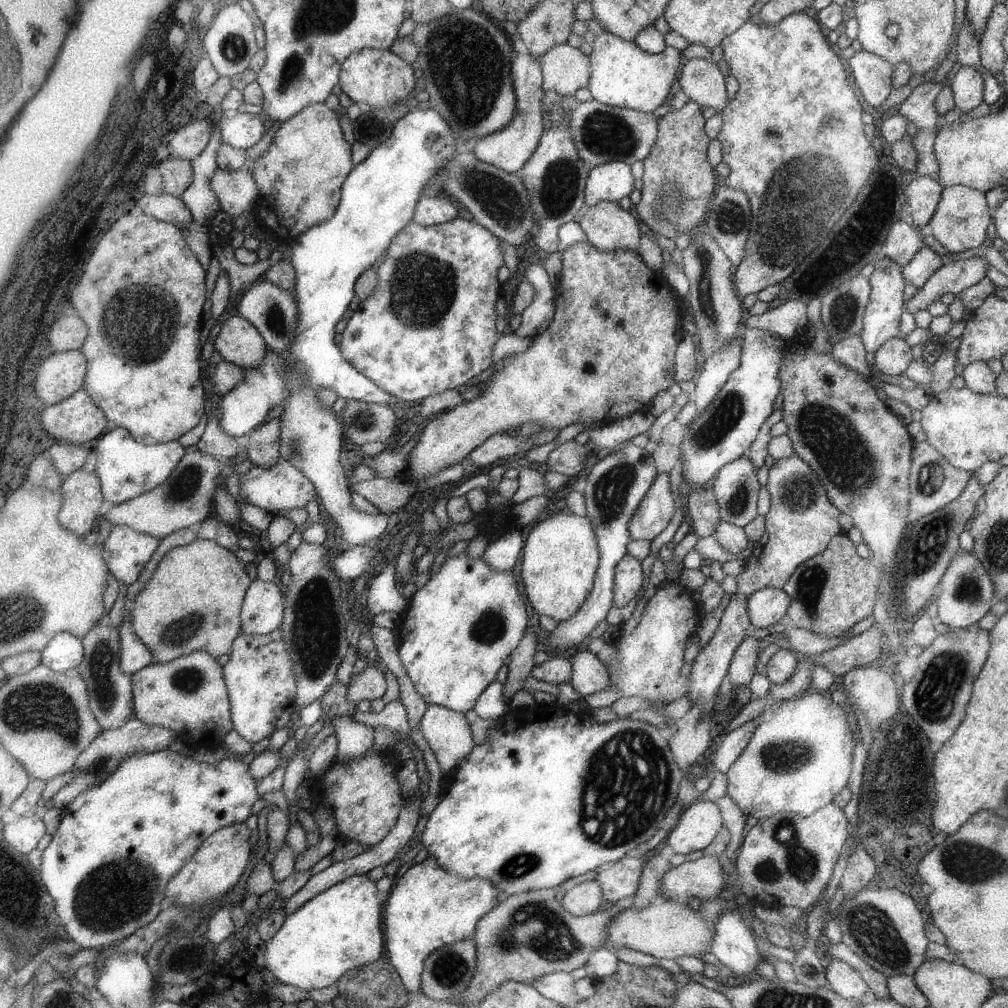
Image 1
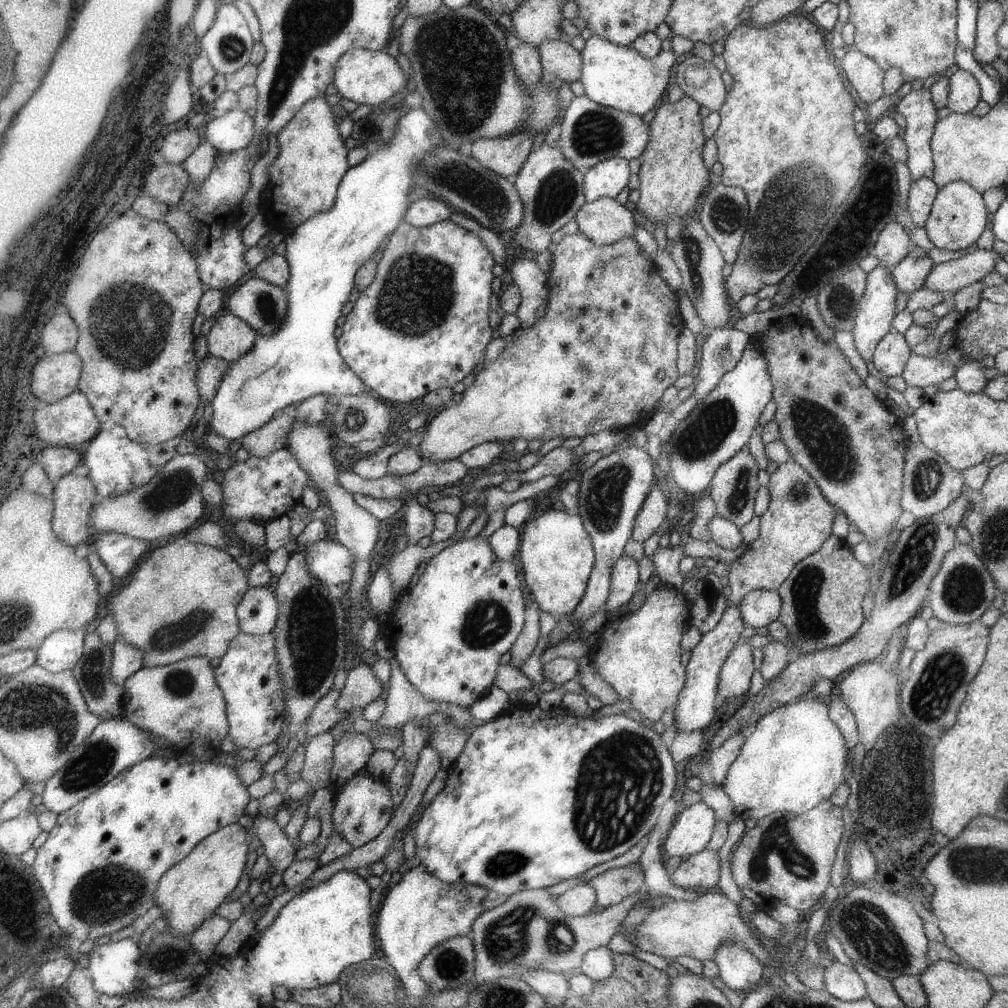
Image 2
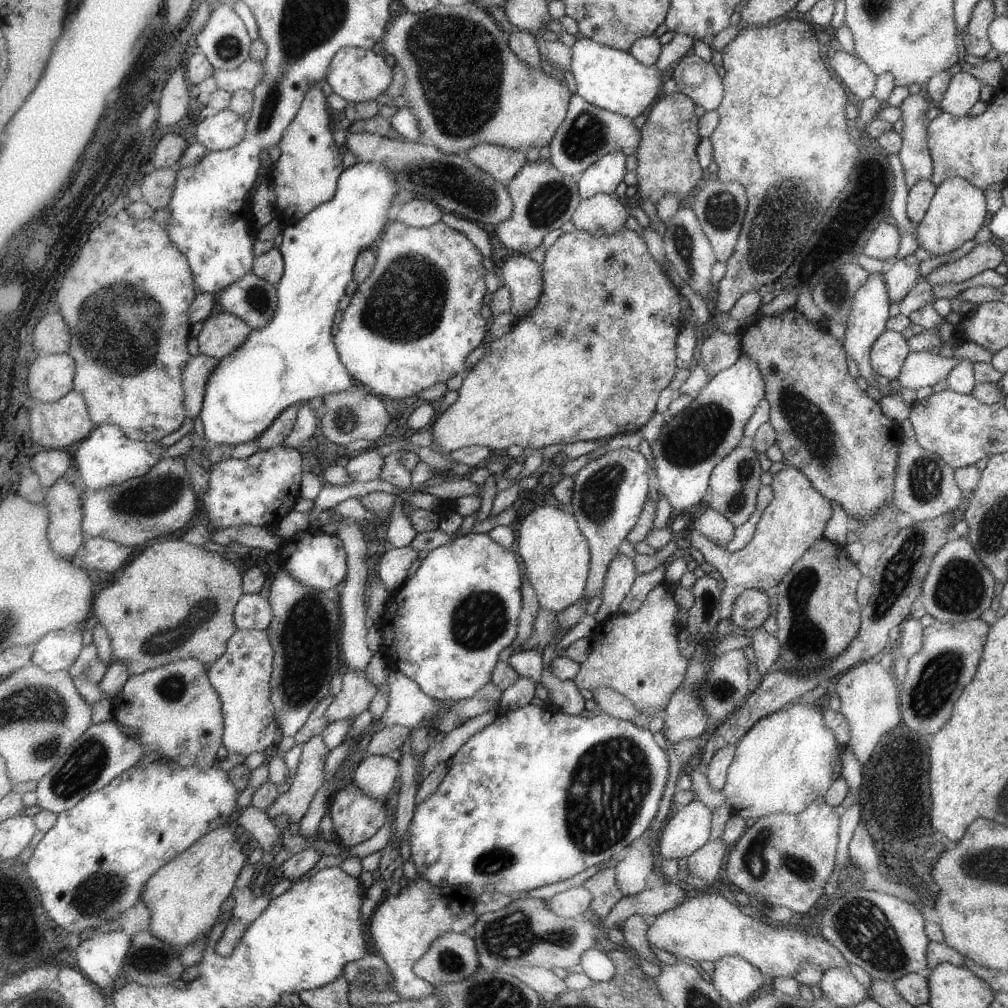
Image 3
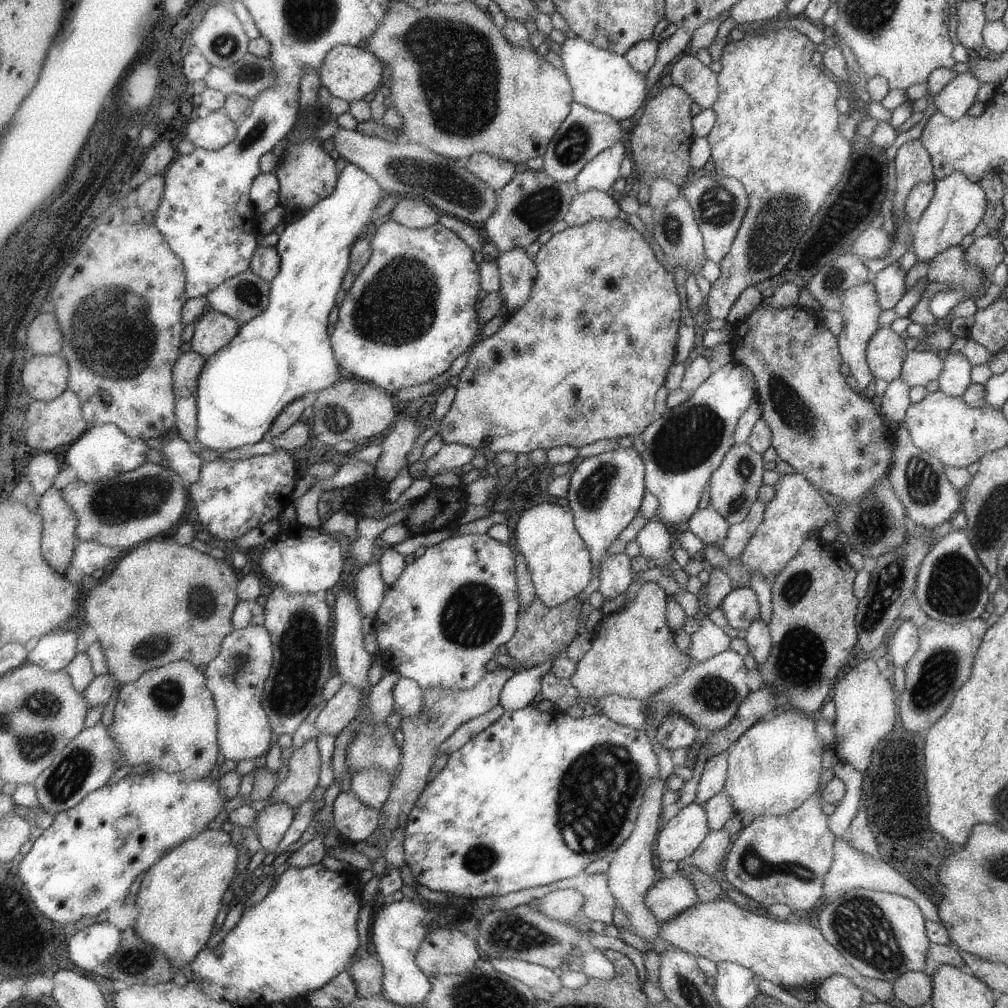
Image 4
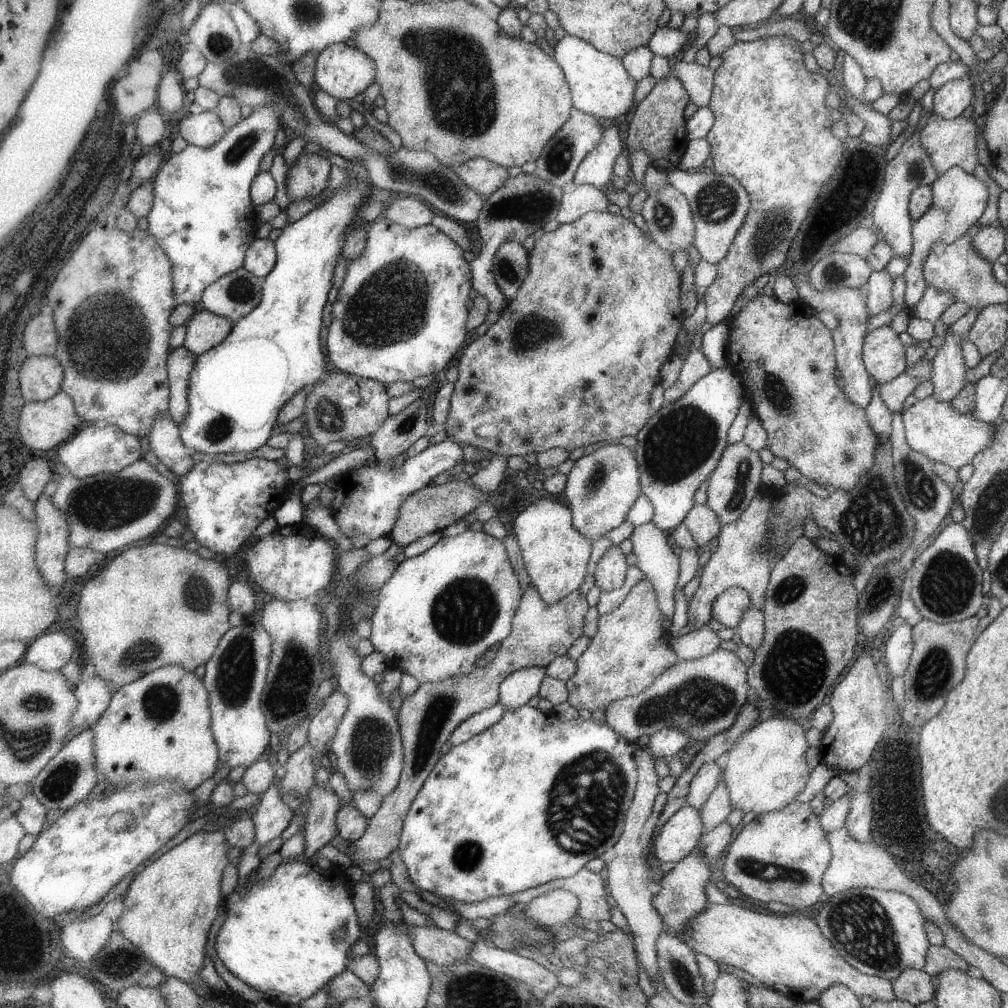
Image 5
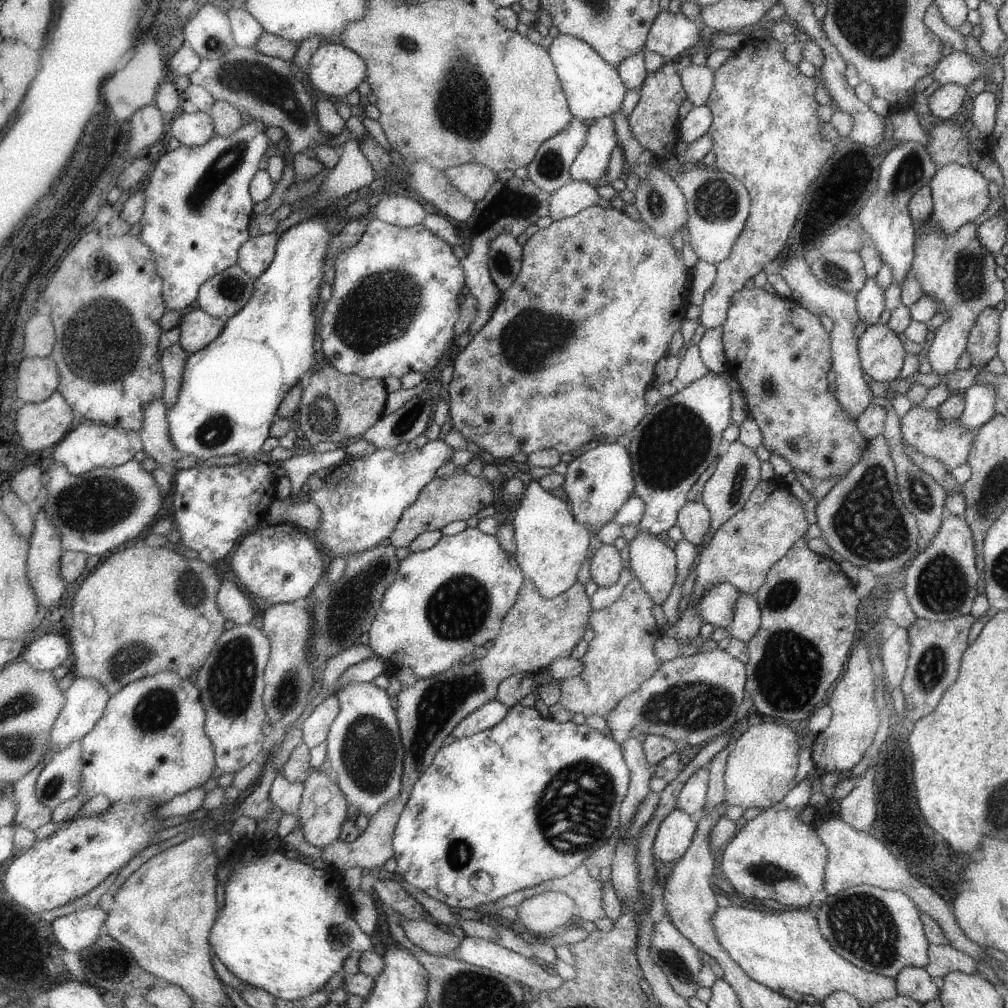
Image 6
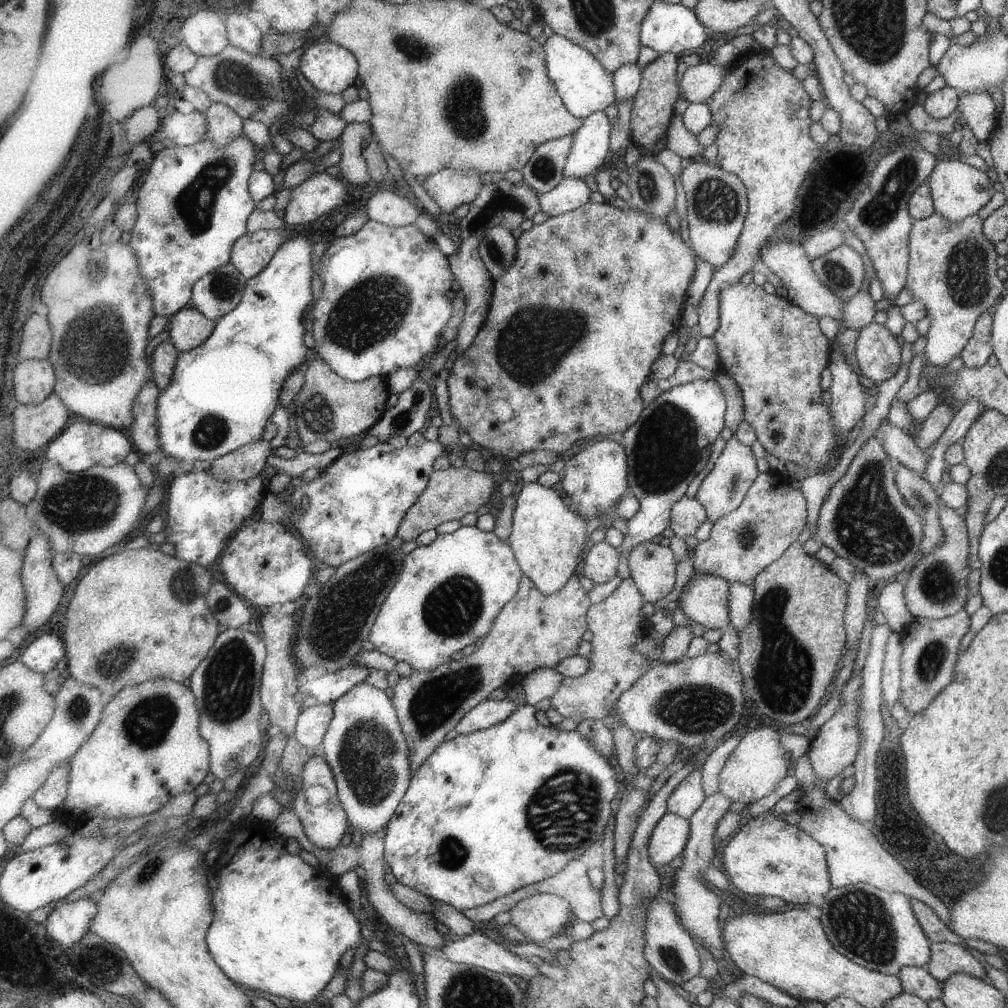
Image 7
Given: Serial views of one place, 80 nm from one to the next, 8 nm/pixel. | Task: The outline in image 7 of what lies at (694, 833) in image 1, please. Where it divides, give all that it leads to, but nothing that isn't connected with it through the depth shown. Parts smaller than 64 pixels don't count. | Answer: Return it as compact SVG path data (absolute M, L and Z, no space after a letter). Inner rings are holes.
M669 812L658 820L646 850L655 867L681 856L690 836L689 826L688 819Z

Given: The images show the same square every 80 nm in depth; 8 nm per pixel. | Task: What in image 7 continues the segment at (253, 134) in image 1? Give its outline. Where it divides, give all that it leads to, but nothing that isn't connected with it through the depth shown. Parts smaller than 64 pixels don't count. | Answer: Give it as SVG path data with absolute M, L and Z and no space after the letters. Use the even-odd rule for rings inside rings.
M170 109L162 120L164 136L175 144L188 147L205 140L209 121L206 113L197 110L183 114Z

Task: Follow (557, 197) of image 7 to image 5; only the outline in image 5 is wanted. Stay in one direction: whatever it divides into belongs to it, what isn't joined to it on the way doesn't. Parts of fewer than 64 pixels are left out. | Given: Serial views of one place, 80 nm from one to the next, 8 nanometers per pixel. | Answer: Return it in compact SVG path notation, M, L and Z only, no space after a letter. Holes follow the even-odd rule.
M579 184L575 185L575 188L572 192L563 192L562 200L559 200L559 208L555 212L555 220L559 224L564 224L567 222L573 222L585 214L585 212L590 212L595 210L595 212L608 212L607 205L610 202L605 198L605 191L599 188L590 186L589 184Z

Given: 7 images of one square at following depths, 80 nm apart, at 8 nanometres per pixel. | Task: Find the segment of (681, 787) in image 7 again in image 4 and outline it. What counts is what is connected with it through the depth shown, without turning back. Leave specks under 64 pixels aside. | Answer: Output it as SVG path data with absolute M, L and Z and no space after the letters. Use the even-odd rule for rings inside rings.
M721 752L711 756L705 762L703 772L701 772L697 787L695 788L693 803L703 805L717 794L719 790L722 790L723 784L726 781L726 757L727 752Z

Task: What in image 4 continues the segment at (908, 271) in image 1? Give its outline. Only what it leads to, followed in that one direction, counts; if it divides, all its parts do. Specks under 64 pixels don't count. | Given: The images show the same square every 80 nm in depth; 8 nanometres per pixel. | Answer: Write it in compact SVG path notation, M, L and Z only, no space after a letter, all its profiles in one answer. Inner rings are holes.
M897 262L889 264L875 274L873 288L877 294L877 306L879 310L893 309L897 300L904 294L903 280L905 280L905 270Z

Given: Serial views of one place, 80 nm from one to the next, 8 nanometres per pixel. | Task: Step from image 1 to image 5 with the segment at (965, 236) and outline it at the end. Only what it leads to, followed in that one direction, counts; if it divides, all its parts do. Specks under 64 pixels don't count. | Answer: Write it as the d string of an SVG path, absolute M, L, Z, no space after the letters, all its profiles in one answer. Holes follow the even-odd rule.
M959 166L947 168L946 172L941 172L936 176L934 183L929 186L933 190L933 203L925 215L913 222L913 251L908 256L909 262L903 272L903 278L905 278L903 304L911 310L919 303L927 287L922 276L922 265L923 258L927 256L927 250L931 248L931 244L933 242L955 243L955 240L958 240L963 232L969 230L969 227L985 211L988 200L985 184Z

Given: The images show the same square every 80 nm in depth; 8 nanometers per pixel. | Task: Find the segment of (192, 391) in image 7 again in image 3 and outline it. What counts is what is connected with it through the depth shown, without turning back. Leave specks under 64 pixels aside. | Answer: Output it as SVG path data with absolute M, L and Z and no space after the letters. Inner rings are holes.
M357 161L348 167L339 180L338 192L326 204L321 204L305 218L282 230L283 240L279 246L286 270L279 280L278 304L275 316L269 324L251 328L249 338L235 348L230 356L219 359L219 366L207 382L201 421L204 425L204 440L208 444L237 446L255 441L271 428L287 408L305 400L325 397L333 392L344 392L353 388L357 381L351 376L339 356L333 337L335 314L339 312L339 302L347 294L347 286L354 280L355 264L365 248L376 246L393 219L393 200L400 192L395 173L379 164Z

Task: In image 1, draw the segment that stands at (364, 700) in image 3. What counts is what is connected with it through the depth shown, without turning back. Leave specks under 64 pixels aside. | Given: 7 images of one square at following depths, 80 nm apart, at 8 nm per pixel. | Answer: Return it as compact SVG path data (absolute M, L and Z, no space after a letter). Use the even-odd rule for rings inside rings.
M370 666L357 675L348 687L349 700L358 704L361 700L381 698L387 692L387 678L379 668Z

